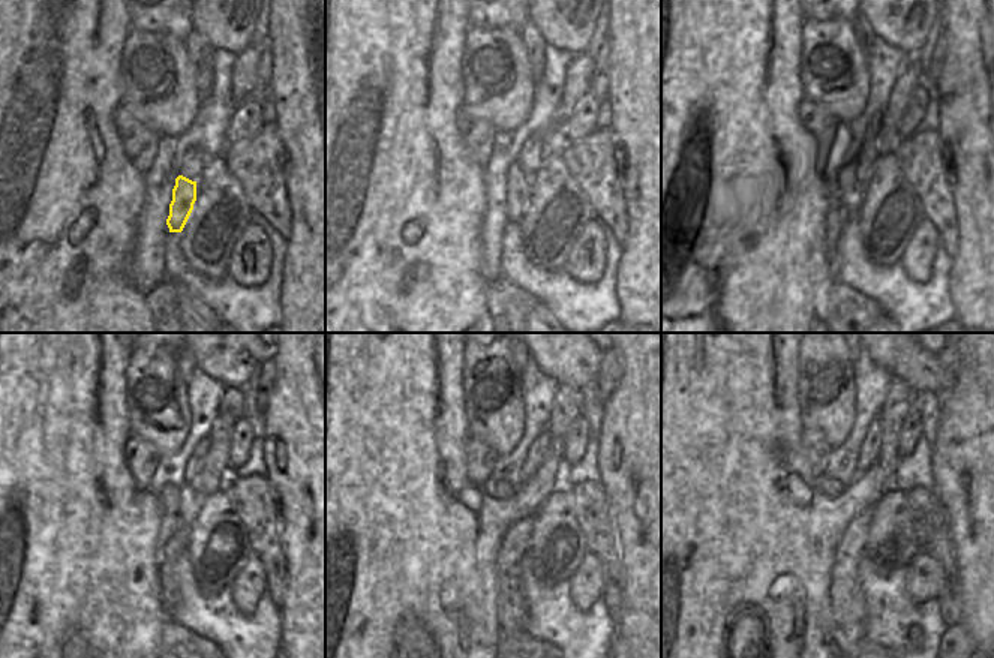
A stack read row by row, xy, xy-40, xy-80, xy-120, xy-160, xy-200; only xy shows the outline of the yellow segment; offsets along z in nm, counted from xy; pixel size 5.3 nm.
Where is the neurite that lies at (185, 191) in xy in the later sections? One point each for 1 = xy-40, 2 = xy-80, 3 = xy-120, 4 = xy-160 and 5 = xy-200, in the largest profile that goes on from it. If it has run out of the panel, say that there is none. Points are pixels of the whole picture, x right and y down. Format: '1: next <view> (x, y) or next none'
1: next xy-40 (519, 189)
2: next xy-80 (855, 186)
3: next xy-120 (170, 496)
4: next xy-160 (498, 489)
5: next xy-200 (829, 486)

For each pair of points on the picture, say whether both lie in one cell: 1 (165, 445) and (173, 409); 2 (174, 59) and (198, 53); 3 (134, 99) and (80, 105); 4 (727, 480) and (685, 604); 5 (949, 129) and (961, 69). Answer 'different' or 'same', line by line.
1: same
2: different
3: different
4: same
5: same

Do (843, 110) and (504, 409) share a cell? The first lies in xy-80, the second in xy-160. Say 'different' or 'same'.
same

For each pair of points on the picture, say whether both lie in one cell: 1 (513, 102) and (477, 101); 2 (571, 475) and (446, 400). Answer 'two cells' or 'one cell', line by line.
1: one cell
2: two cells

